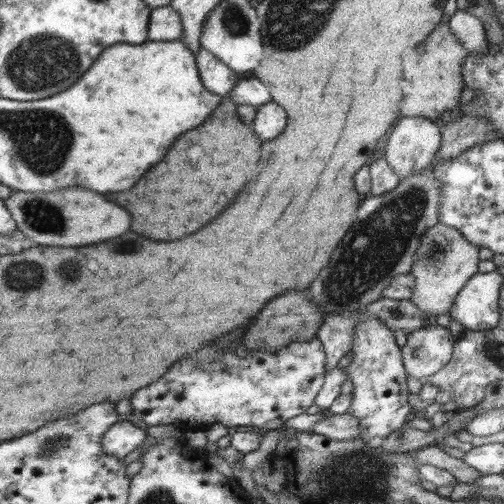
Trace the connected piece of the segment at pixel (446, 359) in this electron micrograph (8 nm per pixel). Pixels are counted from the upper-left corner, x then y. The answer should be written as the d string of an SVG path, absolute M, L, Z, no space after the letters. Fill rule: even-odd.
M426 324L418 330L413 330L407 336L406 344L402 348L403 364L412 378L418 378L426 383L428 376L436 374L449 364L454 356L454 346L455 337L452 336L450 329L446 326L440 326L440 324Z

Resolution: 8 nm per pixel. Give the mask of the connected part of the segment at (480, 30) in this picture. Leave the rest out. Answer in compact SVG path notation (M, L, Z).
M456 10L447 22L452 28L452 32L456 34L456 38L462 42L469 53L490 50L487 32L480 18L472 16L472 14L464 12L464 10Z

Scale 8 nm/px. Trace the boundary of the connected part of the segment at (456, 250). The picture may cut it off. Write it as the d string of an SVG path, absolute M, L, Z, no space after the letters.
M436 224L424 234L410 272L416 278L416 284L412 285L410 302L414 302L422 310L425 319L428 314L446 314L454 306L460 290L479 272L479 250L478 246L474 246L462 236L462 232L446 224Z

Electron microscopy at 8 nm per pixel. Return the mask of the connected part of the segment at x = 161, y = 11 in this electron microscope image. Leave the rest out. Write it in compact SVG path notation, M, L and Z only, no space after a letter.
M162 6L151 11L150 39L182 41L184 38L183 21L172 6Z

